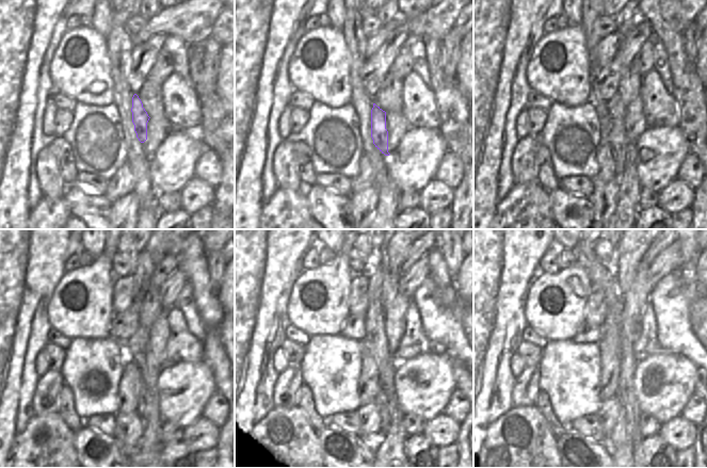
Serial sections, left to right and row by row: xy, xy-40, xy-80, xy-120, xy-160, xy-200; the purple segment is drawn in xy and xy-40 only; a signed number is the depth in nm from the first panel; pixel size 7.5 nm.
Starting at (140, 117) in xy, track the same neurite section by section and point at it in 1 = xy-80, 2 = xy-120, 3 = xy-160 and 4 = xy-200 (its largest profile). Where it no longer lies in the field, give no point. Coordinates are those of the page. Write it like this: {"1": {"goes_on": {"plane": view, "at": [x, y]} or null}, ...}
{"1": {"goes_on": {"plane": "xy-80", "at": [616, 135]}}, "2": {"goes_on": {"plane": "xy-120", "at": [141, 400]}}, "3": {"goes_on": {"plane": "xy-160", "at": [384, 417]}}, "4": {"goes_on": {"plane": "xy-200", "at": [619, 436]}}}

